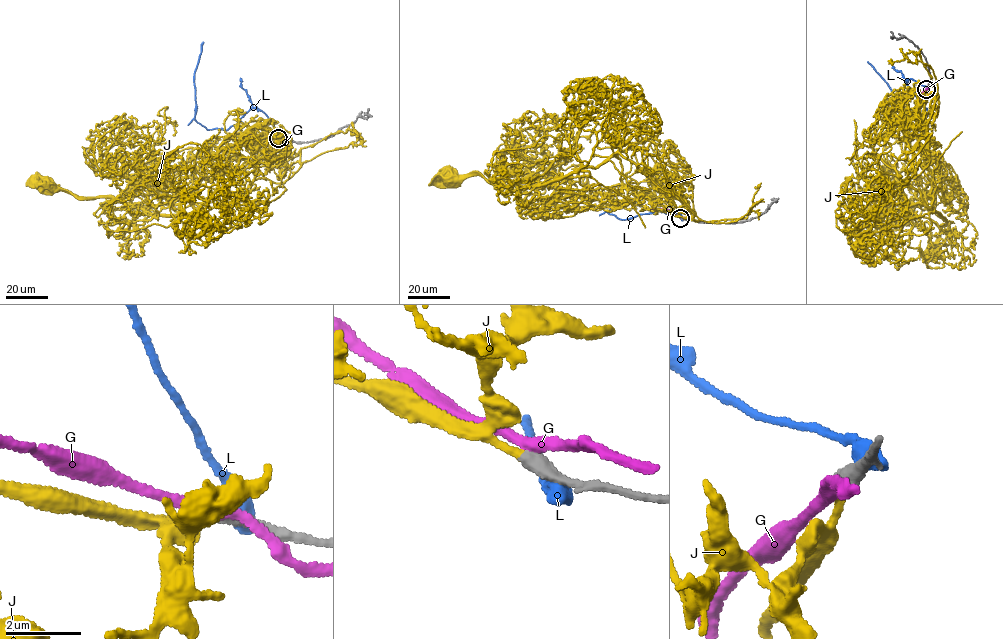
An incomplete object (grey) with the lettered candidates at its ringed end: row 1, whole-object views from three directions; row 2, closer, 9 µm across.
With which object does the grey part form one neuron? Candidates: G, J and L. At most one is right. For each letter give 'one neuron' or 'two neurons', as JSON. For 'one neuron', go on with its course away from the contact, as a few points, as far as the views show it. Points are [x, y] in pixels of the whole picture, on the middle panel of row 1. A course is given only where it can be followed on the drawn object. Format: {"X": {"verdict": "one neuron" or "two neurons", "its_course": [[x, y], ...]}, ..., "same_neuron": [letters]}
{"G": {"verdict": "two neurons"}, "J": {"verdict": "one neuron", "its_course": [[680, 218], [639, 204], [621, 179], [615, 154], [597, 166], [521, 190], [491, 184], [478, 175], [451, 176]]}, "L": {"verdict": "two neurons"}, "same_neuron": ["J"]}

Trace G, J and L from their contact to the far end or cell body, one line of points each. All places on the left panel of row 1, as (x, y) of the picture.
G: (278, 138), (238, 134)
J: (278, 138), (227, 136), (217, 152), (217, 187), (182, 214), (148, 213), (110, 198), (77, 196), (49, 183)
L: (279, 138), (271, 121), (255, 108), (227, 130), (207, 129), (197, 121), (194, 74), (203, 41)

